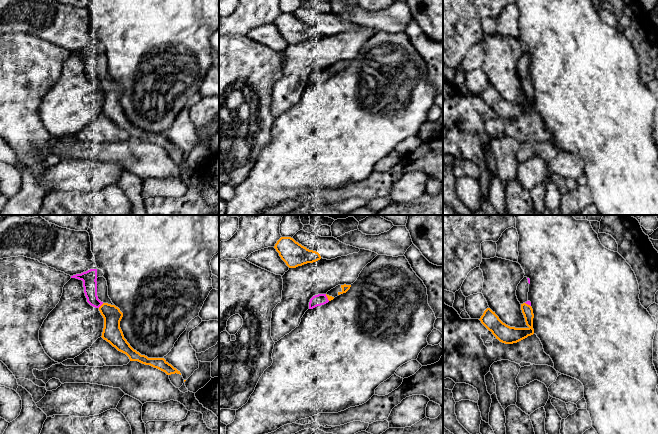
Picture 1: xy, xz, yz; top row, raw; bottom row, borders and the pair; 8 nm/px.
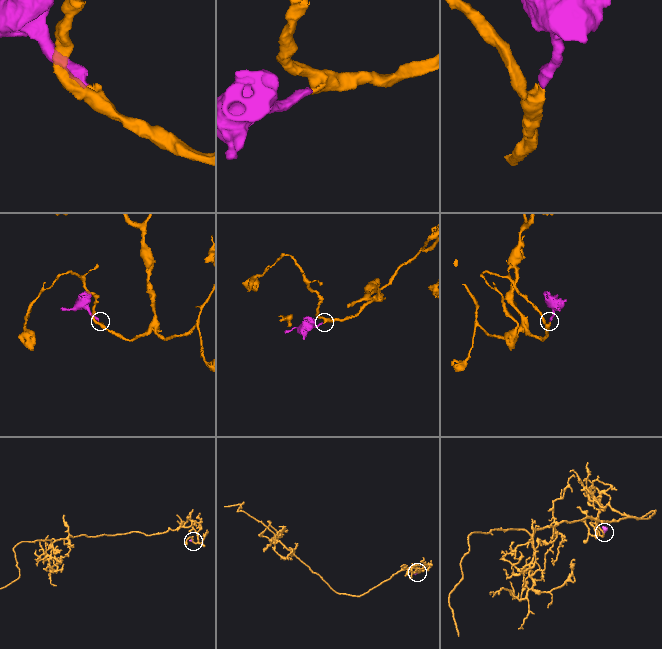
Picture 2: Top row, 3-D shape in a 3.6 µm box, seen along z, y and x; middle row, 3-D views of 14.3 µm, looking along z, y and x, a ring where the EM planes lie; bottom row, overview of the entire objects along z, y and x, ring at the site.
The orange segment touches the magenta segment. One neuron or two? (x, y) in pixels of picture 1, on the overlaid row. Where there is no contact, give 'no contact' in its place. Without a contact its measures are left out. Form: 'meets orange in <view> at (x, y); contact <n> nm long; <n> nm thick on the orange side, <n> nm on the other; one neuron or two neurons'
meets orange in xy at (101, 305); contact 60 nm long; 160 nm thick on the orange side, 120 nm on the other; one neuron

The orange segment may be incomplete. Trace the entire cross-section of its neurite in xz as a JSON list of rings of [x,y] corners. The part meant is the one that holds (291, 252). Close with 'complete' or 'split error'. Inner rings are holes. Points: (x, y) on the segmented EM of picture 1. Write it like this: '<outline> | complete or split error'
[[[281,237],[274,248],[289,268],[296,268],[321,259],[318,252],[307,249],[291,237]]] | complete

